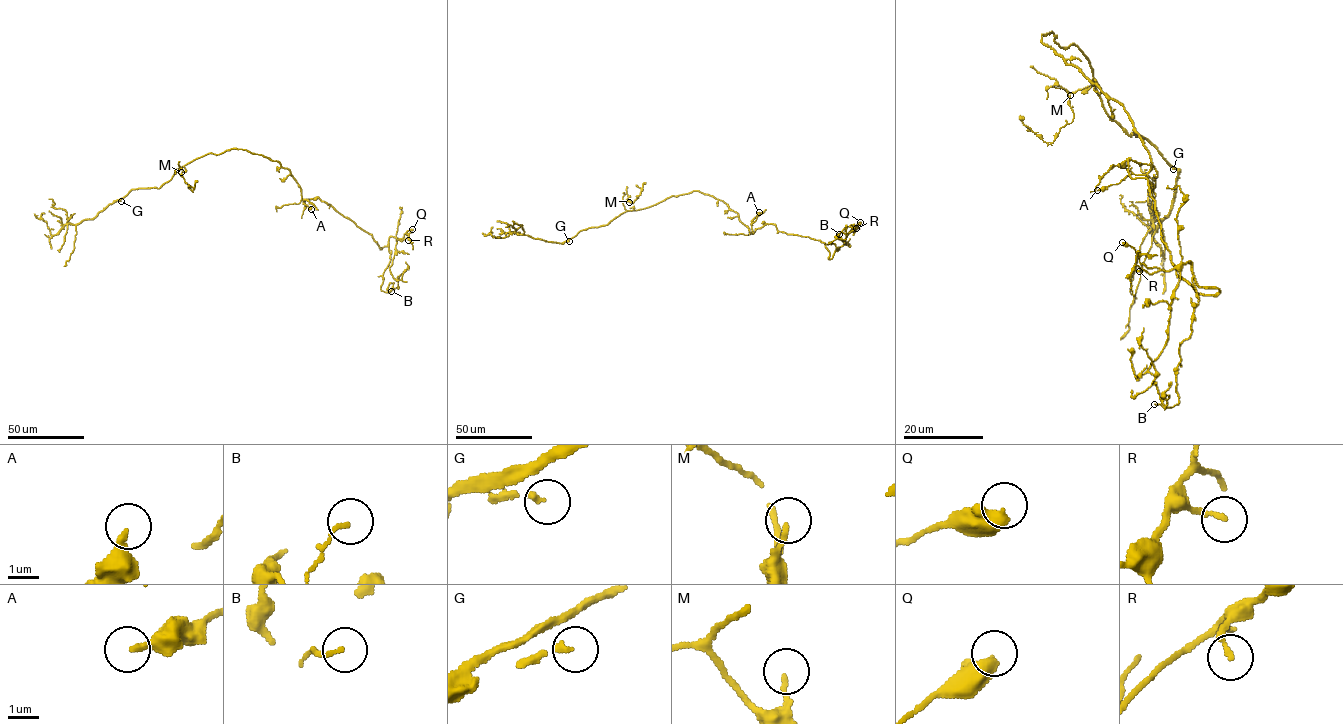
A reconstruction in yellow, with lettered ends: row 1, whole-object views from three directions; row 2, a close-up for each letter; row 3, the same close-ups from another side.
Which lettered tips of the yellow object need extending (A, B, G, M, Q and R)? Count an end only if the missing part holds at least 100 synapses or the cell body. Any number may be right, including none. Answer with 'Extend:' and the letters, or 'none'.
Extend: G

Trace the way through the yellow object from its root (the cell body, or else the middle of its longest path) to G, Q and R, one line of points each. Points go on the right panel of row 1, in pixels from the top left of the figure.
G: (1058, 54), (1042, 35), (1083, 53), (1106, 113), (1173, 169)
Q: (1058, 54), (1133, 124), (1151, 166), (1128, 173), (1175, 273), (1219, 292), (1122, 242)
R: (1058, 54), (1133, 124), (1151, 166), (1128, 173), (1175, 273), (1219, 292), (1188, 261), (1139, 271)

